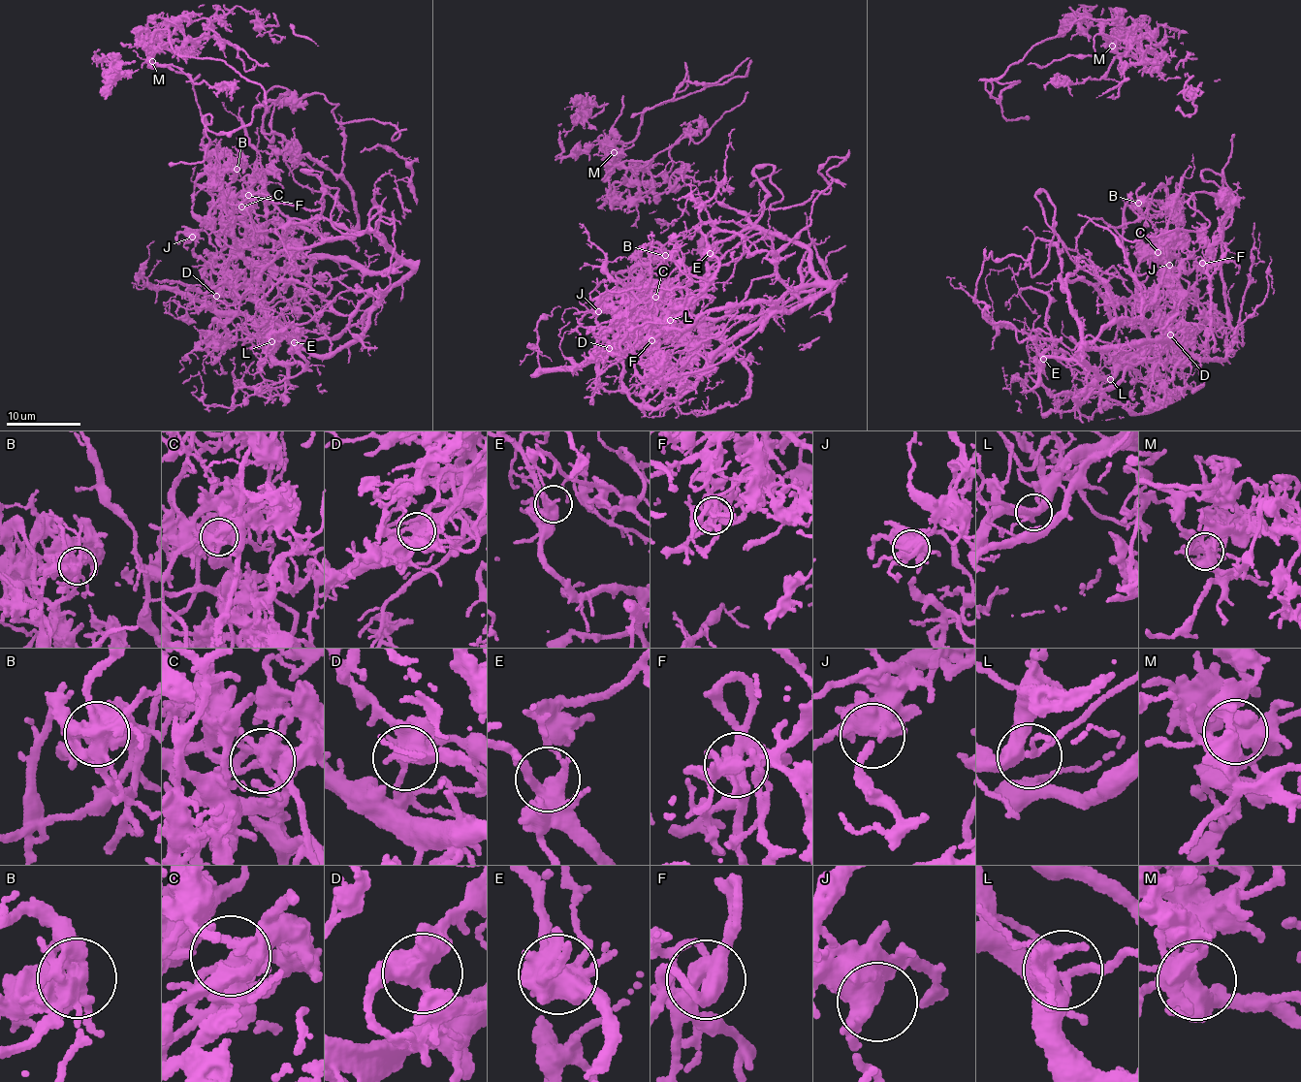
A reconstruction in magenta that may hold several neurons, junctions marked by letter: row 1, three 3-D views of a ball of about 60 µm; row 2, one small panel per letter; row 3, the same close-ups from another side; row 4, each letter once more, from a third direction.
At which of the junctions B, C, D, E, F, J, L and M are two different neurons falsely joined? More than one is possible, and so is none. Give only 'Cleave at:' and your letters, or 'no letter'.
Cleave at: B, D

